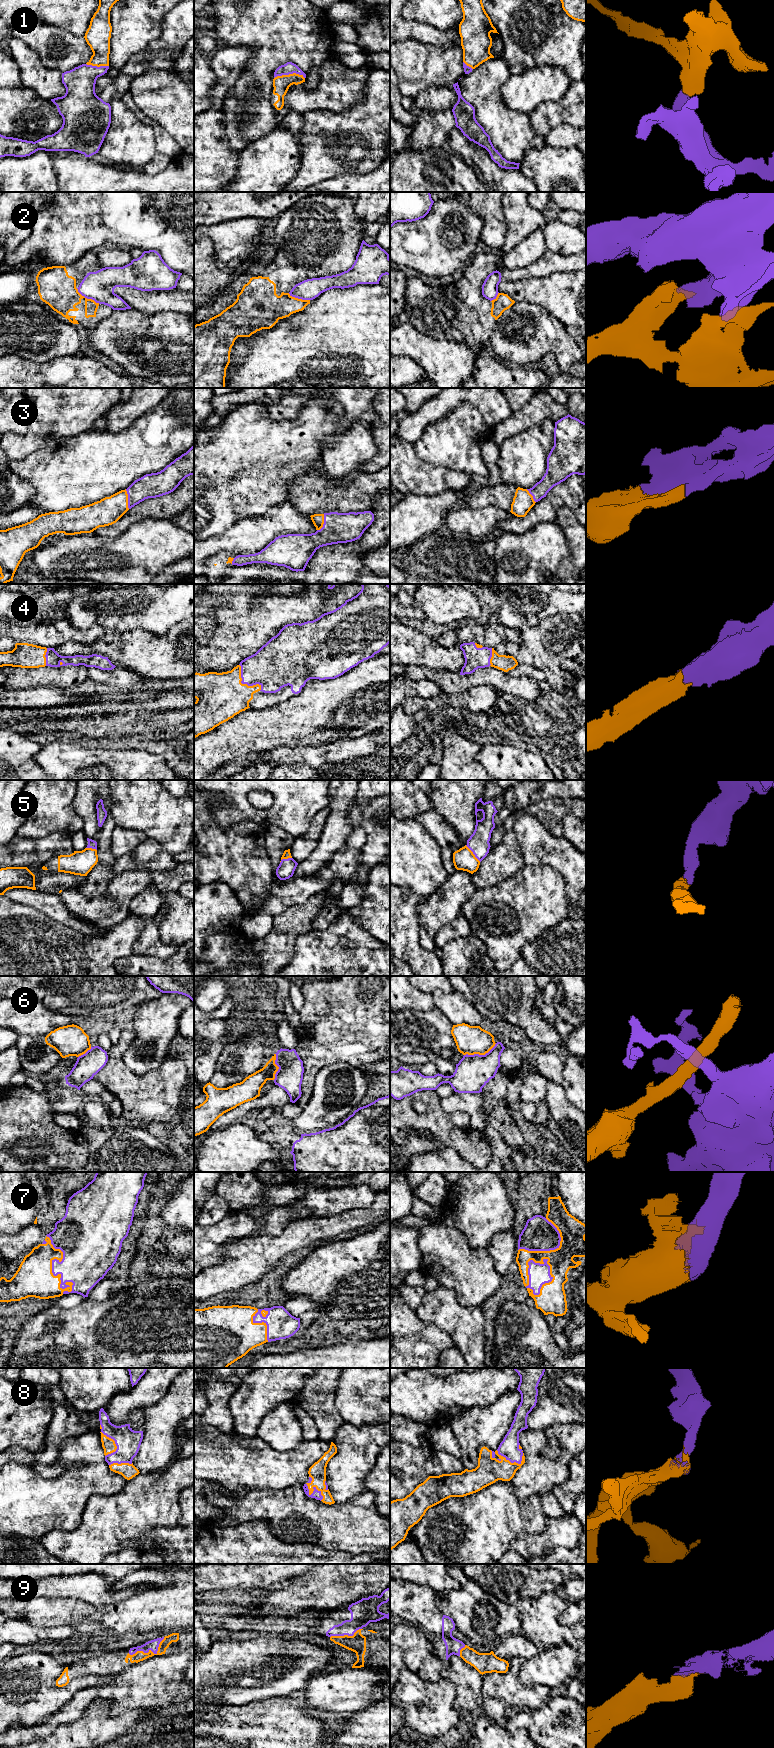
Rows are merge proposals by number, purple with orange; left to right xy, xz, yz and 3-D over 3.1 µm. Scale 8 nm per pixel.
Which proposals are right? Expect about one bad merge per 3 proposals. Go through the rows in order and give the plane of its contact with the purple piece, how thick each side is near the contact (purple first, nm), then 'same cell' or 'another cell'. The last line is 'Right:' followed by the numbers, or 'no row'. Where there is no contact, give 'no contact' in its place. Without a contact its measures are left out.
1: xz | 100/140 nm | same cell
2: xy | 240/280 nm | another cell
3: xy | 200/220 nm | same cell
4: xz | 320/380 nm | same cell
5: yz | 170/170 nm | same cell
6: yz | 280/220 nm | another cell
7: xy | 340/300 nm | same cell
8: xz | 70/140 nm | same cell
9: xy | 90/80 nm | same cell
Right: 1, 3, 4, 5, 7, 8, 9

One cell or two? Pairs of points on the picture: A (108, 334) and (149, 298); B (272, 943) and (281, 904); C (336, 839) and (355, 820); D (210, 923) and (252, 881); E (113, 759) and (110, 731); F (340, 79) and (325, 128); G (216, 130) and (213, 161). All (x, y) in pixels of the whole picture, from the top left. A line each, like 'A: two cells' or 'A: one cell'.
A: two cells
B: two cells
C: two cells
D: two cells
E: two cells
F: two cells
G: one cell

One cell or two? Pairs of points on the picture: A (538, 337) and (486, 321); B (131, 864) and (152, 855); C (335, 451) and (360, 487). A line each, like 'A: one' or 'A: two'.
A: two
B: one
C: two

